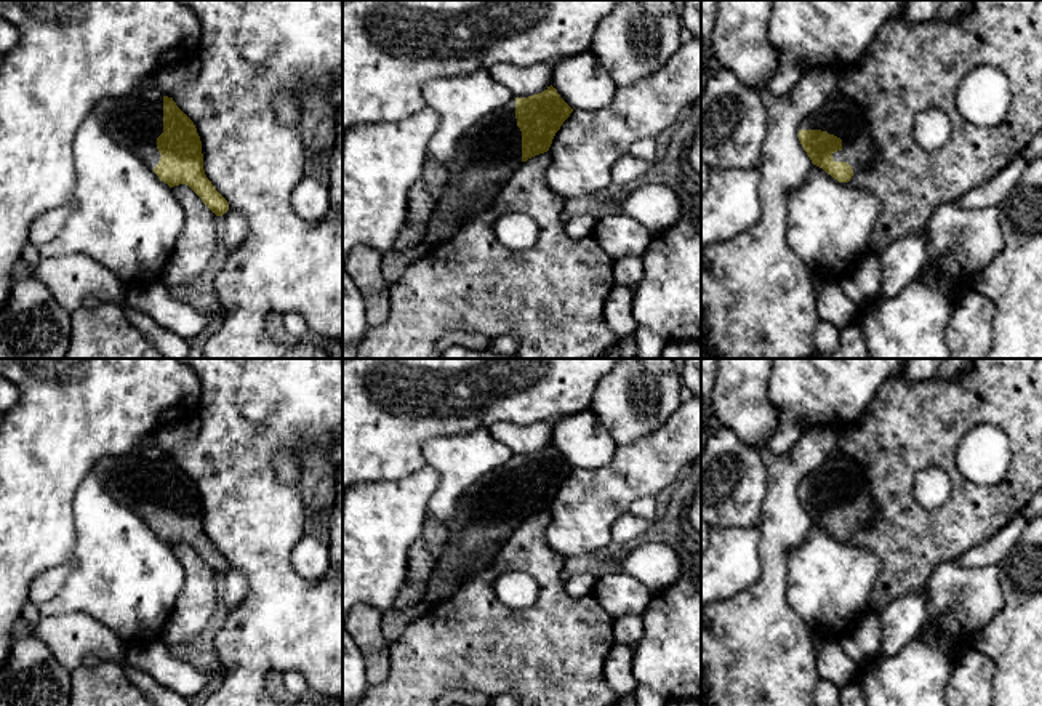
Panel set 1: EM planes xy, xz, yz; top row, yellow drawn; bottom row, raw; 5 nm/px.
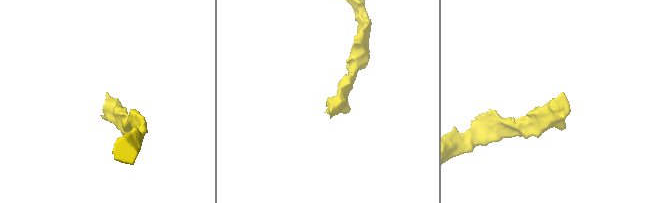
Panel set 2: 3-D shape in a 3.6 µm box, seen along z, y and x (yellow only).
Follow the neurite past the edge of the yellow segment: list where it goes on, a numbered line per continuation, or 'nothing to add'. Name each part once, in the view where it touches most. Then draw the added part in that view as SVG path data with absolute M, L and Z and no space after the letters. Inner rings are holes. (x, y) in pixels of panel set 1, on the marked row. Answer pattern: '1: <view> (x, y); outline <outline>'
1: yz (839, 116); outline M845 94L831 96L808 115L800 130L821 130L842 139L842 149L832 154L834 162L852 166L853 176L869 168L877 157L863 110Z

